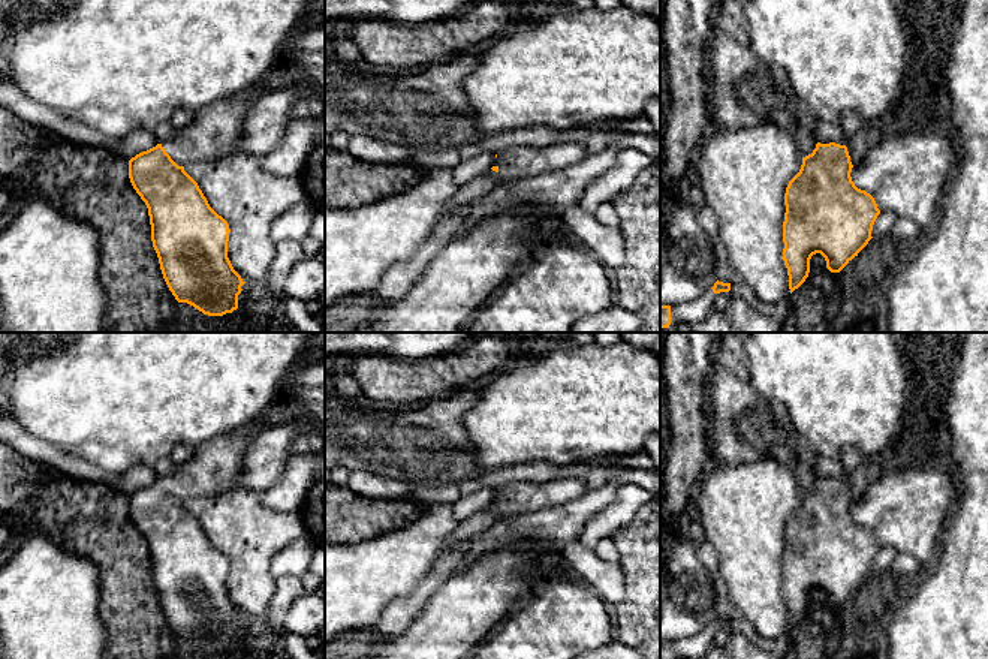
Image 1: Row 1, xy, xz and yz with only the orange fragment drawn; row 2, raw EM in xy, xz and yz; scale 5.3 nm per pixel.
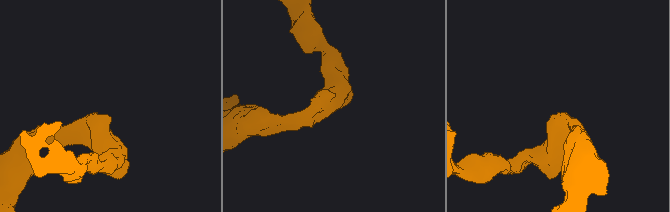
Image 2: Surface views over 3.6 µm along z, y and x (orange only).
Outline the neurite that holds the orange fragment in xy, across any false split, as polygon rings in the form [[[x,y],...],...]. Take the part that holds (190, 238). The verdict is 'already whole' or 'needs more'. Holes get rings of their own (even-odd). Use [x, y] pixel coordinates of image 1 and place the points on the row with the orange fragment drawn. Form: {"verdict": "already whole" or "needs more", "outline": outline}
{"verdict": "needs more", "outline": [[[259,81],[241,94],[201,108],[184,129],[175,130],[168,141],[129,160],[129,178],[148,208],[153,247],[169,291],[178,303],[187,303],[208,316],[223,316],[237,310],[238,295],[246,282],[228,258],[228,222],[210,207],[184,166],[238,153],[243,118],[262,93]]]}

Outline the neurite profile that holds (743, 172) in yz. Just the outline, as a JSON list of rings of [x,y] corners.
[[[771,121],[741,129],[719,127],[708,141],[701,144],[695,162],[705,205],[716,214],[717,240],[725,244],[731,267],[737,277],[766,304],[790,297],[787,268],[783,261],[784,193],[801,165],[802,154],[795,133]]]

